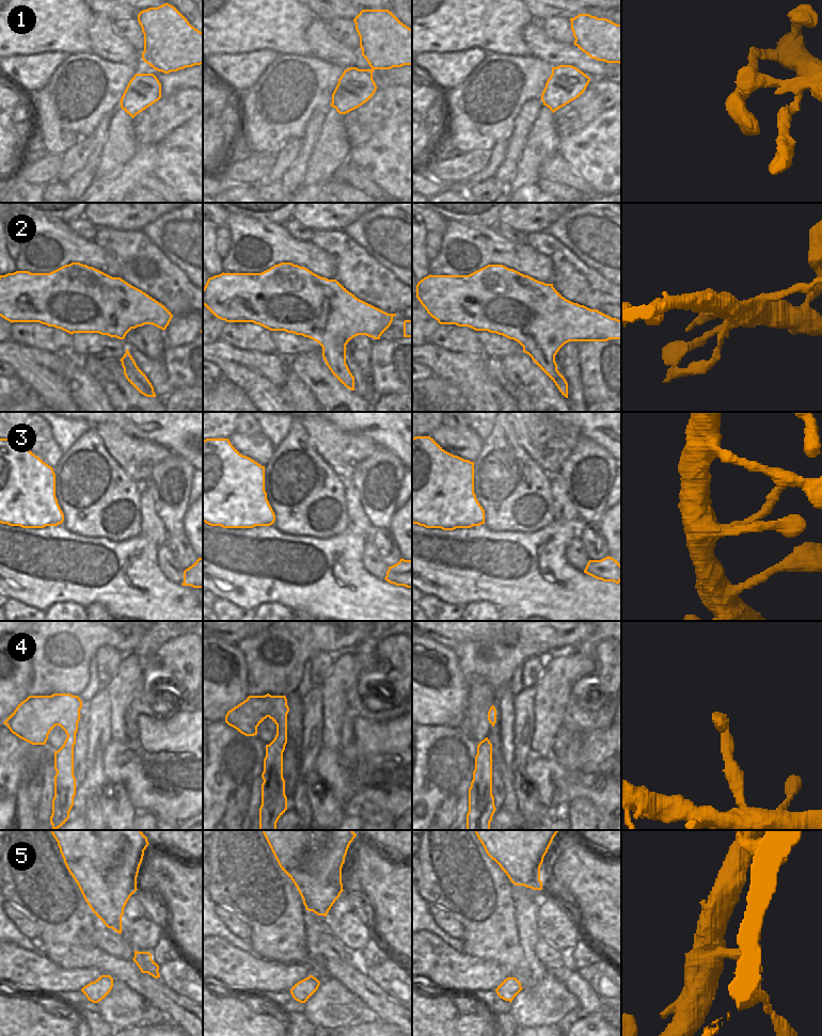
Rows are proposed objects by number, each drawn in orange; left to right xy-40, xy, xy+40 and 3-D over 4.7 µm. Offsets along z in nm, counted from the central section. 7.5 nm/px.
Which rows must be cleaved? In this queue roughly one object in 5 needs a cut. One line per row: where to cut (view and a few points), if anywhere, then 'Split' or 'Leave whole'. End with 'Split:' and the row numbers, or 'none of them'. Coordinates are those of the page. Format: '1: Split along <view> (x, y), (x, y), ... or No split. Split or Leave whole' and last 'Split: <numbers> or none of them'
1: No split. Leave whole
2: No split. Leave whole
3: No split. Leave whole
4: No split. Leave whole
5: No split. Leave whole
Split: none of them.

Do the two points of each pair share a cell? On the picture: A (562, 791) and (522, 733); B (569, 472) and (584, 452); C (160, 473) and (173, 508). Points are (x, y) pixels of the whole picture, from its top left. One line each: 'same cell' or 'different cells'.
A: different cells
B: same cell
C: same cell

